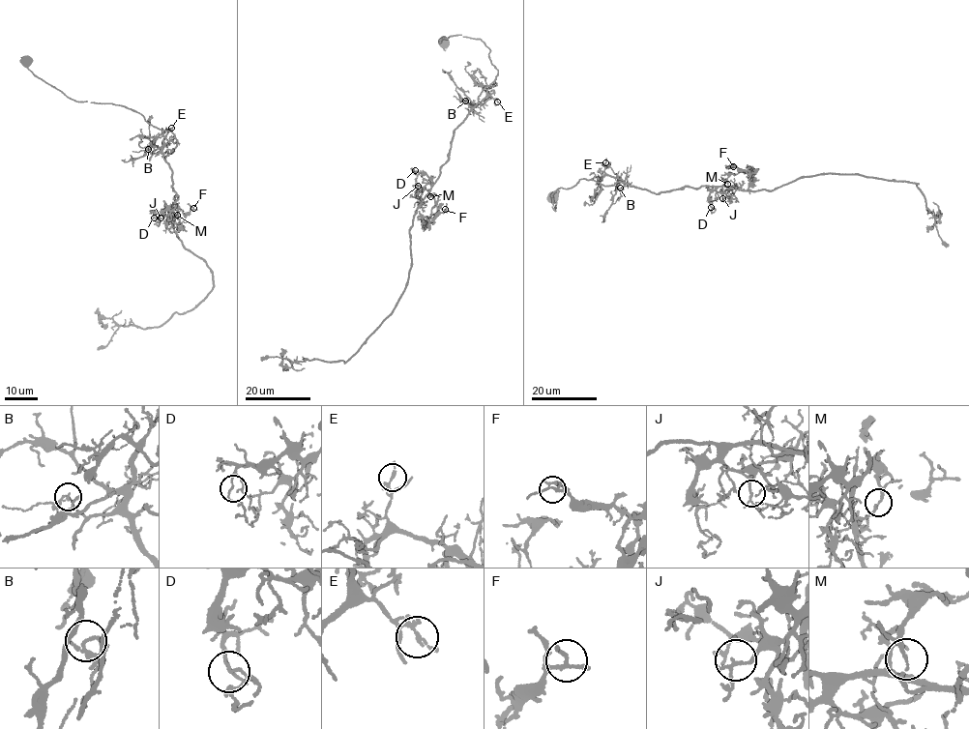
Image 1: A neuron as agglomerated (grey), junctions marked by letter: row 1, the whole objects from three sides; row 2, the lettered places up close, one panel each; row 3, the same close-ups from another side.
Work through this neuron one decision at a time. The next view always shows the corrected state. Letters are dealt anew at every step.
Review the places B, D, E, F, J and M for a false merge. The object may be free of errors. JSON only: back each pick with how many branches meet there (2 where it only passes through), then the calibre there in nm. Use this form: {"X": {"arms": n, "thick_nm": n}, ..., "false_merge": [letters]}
{"M": {"arms": 4, "thick_nm": 110}, "false_merge": ["M"]}

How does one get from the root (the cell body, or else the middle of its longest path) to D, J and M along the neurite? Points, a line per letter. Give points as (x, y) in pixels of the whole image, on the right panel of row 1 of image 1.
D: (718, 186), (711, 191), (711, 207)
J: (718, 186), (717, 191), (722, 198)
M: (718, 186), (730, 189), (727, 184)

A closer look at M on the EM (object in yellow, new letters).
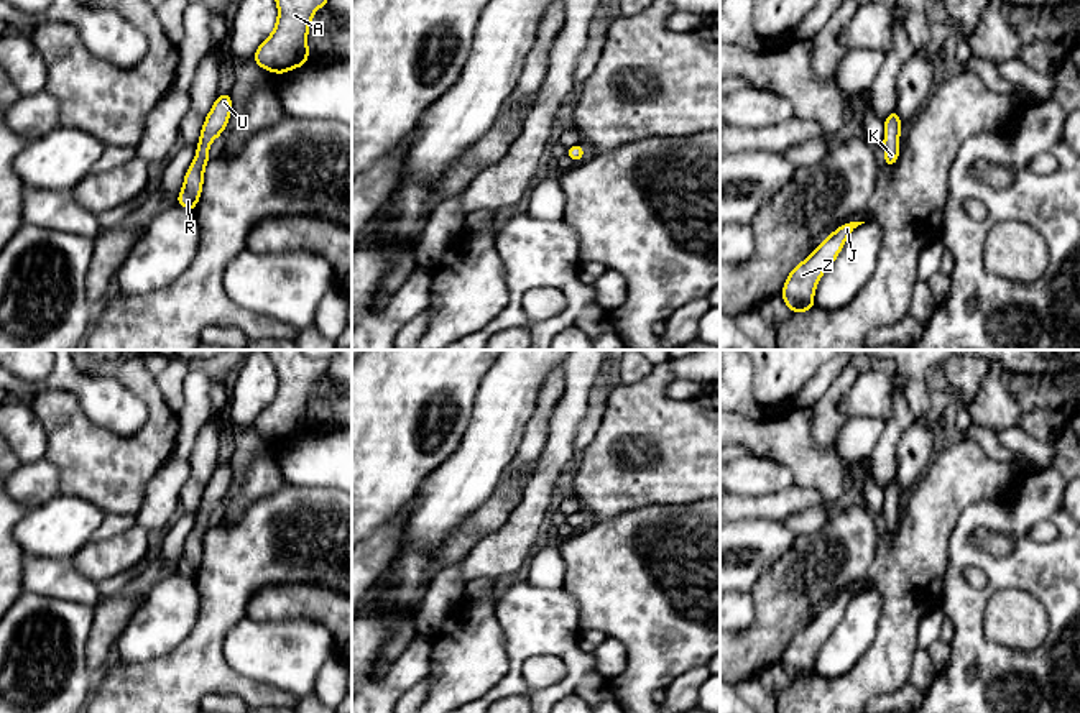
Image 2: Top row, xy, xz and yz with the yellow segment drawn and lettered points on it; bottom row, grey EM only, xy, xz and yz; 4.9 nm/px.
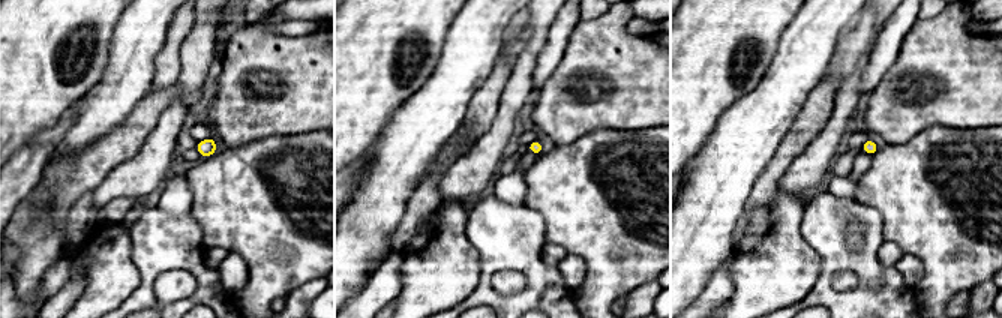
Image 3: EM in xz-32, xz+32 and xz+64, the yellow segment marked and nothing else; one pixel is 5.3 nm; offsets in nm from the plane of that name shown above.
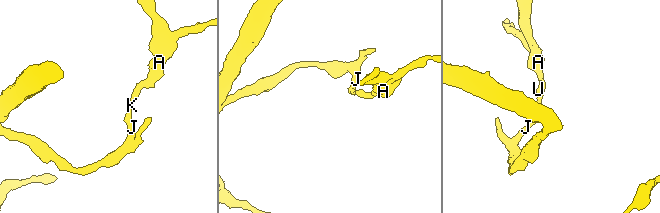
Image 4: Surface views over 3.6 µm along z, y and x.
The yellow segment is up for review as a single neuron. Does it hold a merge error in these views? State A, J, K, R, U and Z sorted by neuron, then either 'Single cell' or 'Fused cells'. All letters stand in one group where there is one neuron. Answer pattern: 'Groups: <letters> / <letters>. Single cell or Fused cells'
Groups: A U / J K R Z. Fused cells

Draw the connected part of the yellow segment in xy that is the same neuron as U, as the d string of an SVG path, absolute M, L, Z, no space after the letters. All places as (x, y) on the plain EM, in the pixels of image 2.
M230 460L225 463L217 463L214 475L210 476L209 483L205 485L204 494L201 498L201 504L207 503L210 509L222 503L225 498L228 486L232 481L232 465Z

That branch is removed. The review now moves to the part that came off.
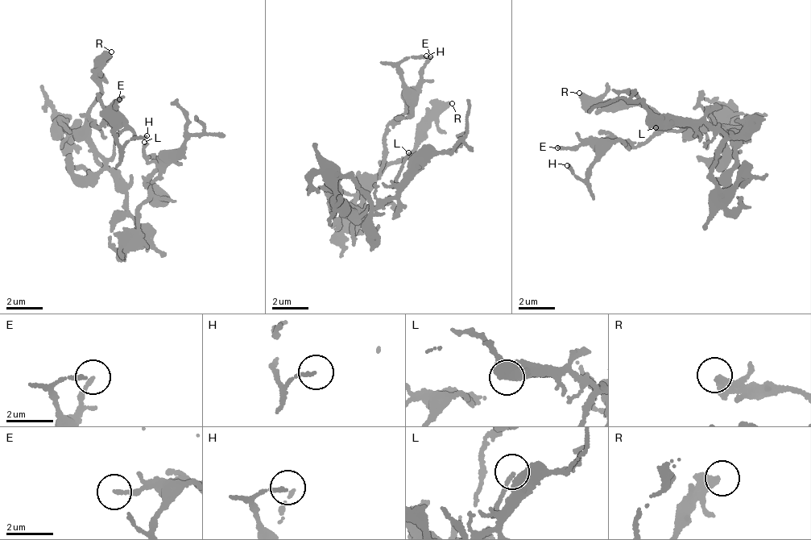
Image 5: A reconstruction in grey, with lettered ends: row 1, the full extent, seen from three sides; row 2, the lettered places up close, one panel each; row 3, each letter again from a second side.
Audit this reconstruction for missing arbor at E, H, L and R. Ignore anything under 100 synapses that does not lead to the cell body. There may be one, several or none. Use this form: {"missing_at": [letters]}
{"missing_at": []}

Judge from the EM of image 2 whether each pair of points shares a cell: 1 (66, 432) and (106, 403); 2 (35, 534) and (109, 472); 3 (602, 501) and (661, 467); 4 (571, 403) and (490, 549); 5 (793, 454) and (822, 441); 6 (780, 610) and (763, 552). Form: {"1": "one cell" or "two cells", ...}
{"1": "two cells", "2": "two cells", "3": "one cell", "4": "one cell", "5": "two cells", "6": "two cells"}

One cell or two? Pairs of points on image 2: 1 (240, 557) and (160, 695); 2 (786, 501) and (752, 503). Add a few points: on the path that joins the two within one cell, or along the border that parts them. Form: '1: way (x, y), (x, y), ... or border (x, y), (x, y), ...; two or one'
1: way (224, 592), (222, 607), (194, 661); one
2: way (778, 503), (760, 503); one

